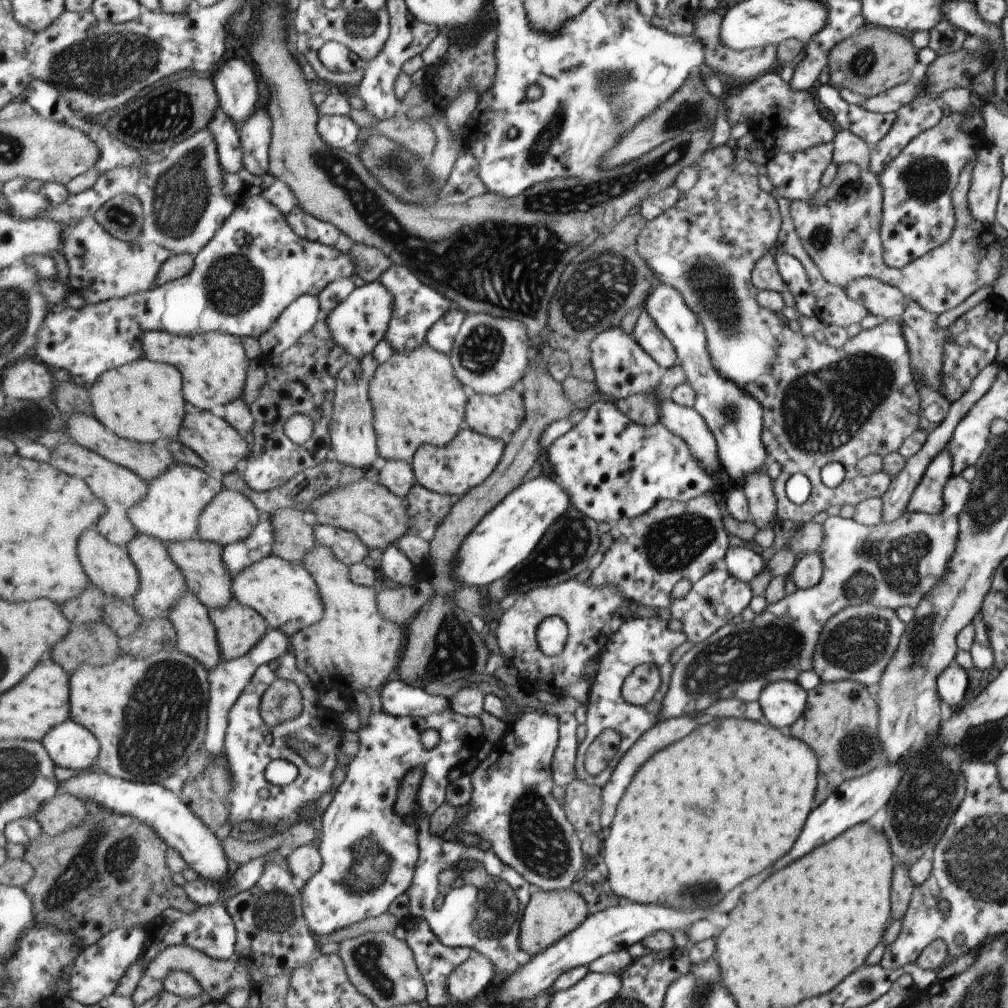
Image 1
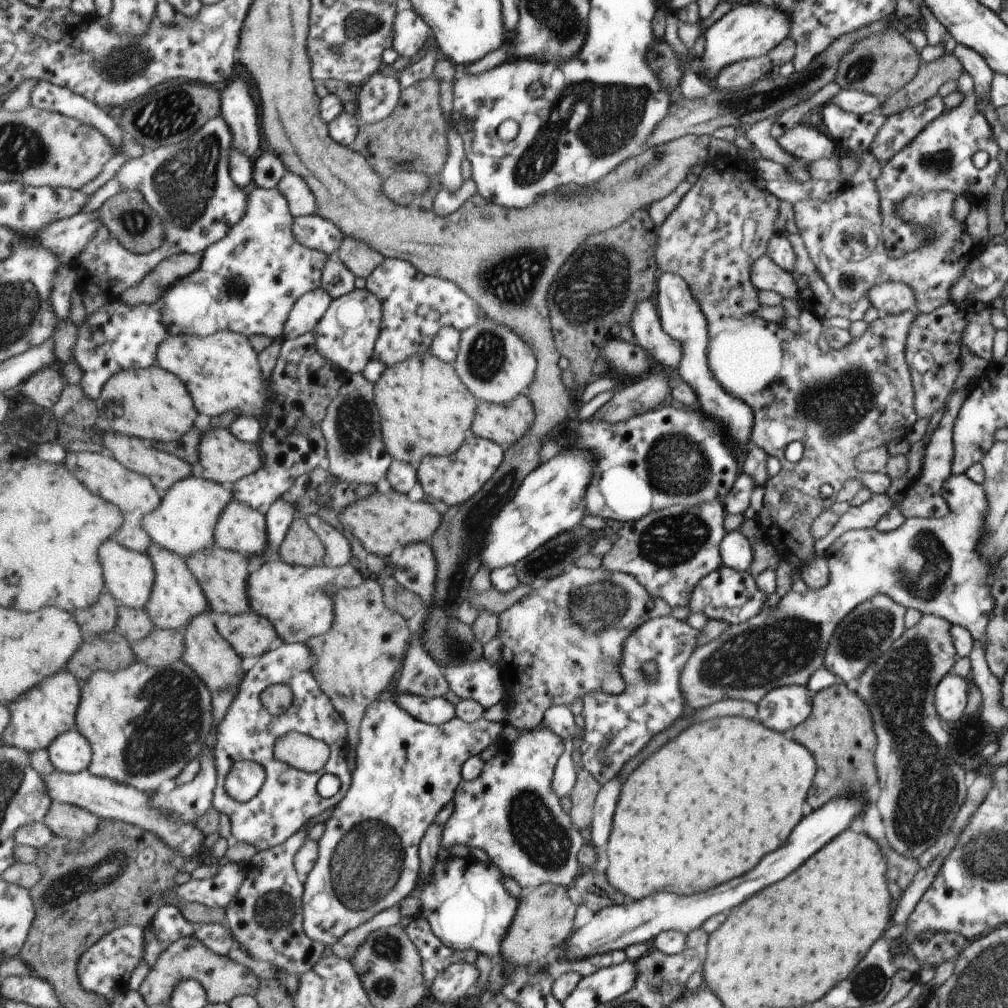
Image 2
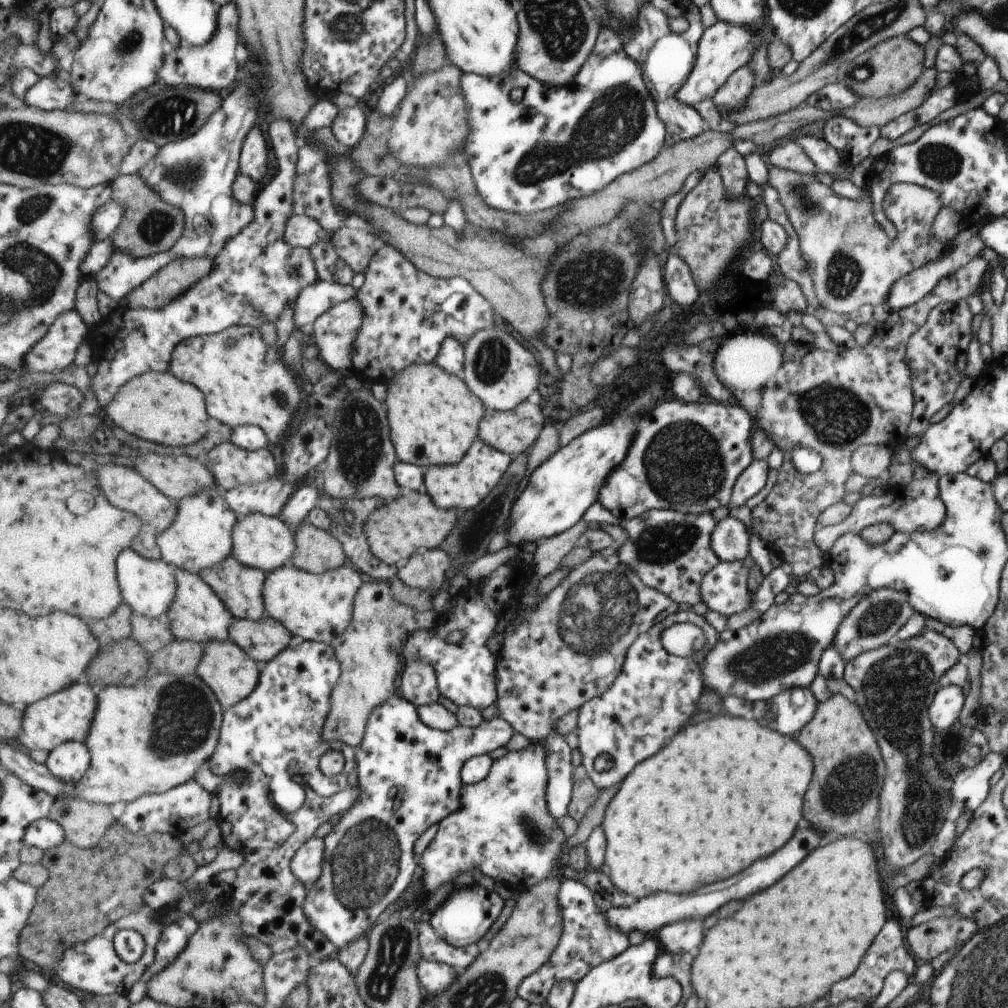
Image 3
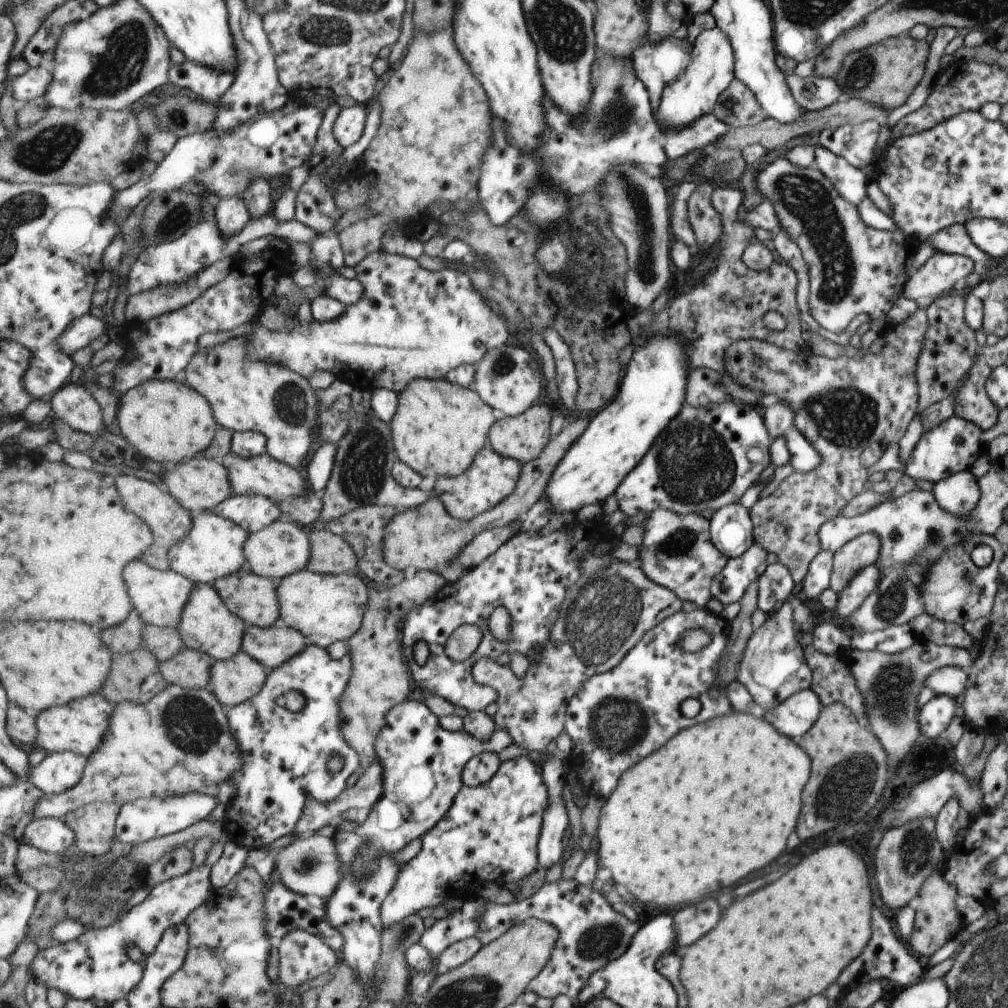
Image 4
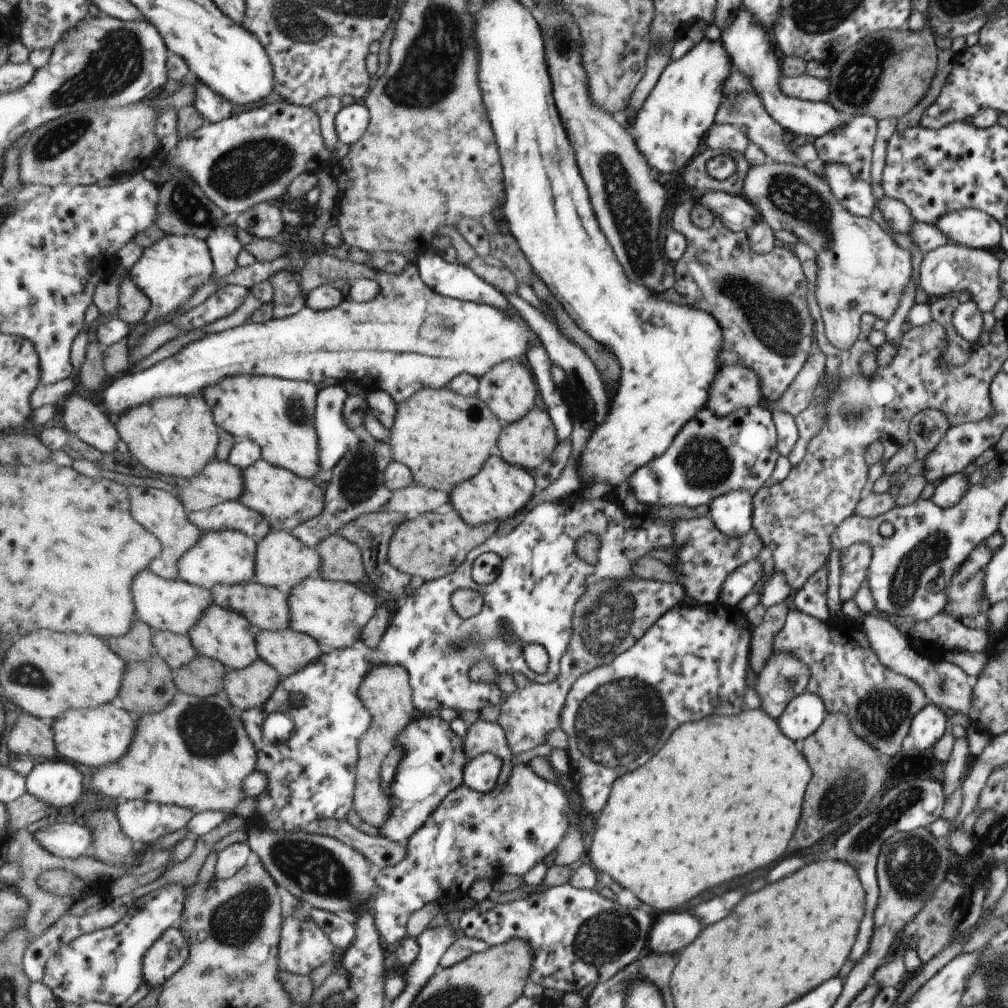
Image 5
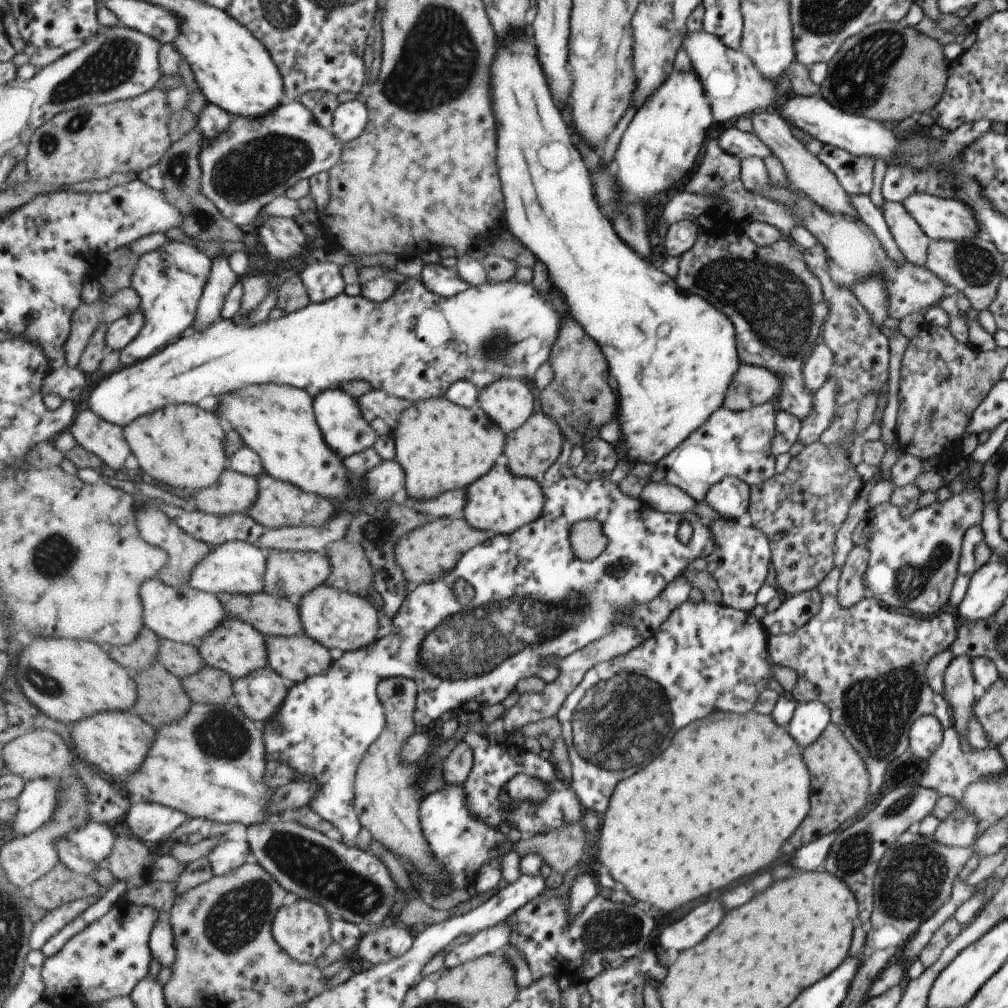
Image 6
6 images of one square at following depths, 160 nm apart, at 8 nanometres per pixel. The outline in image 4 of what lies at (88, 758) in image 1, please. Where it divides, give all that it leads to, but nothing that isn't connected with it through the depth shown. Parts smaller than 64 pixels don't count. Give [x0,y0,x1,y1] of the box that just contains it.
[29,751,88,793]

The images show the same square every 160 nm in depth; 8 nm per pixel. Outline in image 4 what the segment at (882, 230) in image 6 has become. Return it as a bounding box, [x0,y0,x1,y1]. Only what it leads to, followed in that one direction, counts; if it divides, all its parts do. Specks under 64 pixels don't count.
[814,143,867,206]

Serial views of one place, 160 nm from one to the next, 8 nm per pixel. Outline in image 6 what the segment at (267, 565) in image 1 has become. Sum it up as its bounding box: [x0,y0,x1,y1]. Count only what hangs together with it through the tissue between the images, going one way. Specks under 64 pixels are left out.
[298,584,379,653]

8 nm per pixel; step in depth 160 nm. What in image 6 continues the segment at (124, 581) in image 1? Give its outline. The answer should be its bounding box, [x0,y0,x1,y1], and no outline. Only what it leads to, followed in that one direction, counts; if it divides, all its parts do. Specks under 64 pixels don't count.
[141,577,227,646]

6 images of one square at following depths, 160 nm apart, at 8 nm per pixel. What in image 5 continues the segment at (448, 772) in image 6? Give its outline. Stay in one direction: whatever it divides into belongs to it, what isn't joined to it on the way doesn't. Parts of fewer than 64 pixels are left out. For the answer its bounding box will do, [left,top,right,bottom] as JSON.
[465,719,513,789]

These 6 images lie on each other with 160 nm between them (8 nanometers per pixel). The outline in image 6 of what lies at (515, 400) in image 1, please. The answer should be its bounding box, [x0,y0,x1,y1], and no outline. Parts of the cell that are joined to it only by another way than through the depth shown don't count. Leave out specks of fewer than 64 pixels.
[505,410,561,478]

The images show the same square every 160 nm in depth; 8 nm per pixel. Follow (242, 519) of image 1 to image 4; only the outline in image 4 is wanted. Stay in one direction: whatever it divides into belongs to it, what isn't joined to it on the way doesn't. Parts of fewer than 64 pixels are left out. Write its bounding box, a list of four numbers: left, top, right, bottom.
[244,519,311,580]

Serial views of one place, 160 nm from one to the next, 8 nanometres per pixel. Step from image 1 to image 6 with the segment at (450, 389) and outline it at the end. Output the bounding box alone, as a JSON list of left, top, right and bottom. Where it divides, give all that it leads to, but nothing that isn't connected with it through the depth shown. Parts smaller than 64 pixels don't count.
[392,396,507,500]

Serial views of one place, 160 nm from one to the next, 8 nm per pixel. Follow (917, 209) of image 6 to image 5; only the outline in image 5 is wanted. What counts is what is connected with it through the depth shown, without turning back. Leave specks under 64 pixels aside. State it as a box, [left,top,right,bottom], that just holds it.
[933,209,1001,252]

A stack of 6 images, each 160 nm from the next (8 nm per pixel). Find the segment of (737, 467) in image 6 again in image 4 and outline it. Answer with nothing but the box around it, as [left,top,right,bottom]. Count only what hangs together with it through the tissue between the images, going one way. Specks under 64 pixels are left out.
[613,400,772,517]

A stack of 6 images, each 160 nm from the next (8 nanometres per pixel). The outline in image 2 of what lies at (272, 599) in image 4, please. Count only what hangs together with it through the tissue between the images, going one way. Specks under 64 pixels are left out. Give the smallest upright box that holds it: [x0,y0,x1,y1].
[185,546,251,615]

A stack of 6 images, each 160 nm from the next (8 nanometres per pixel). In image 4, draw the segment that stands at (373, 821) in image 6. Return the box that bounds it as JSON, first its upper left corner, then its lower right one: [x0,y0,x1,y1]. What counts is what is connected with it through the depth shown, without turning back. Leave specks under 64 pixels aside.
[340,571,447,771]

